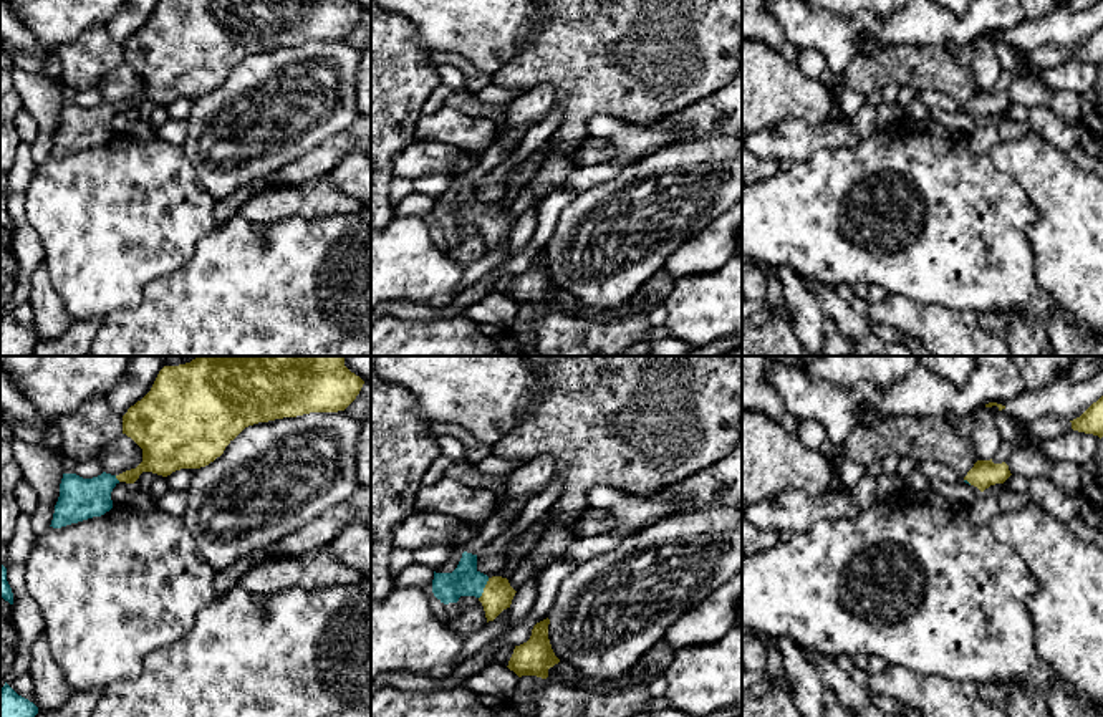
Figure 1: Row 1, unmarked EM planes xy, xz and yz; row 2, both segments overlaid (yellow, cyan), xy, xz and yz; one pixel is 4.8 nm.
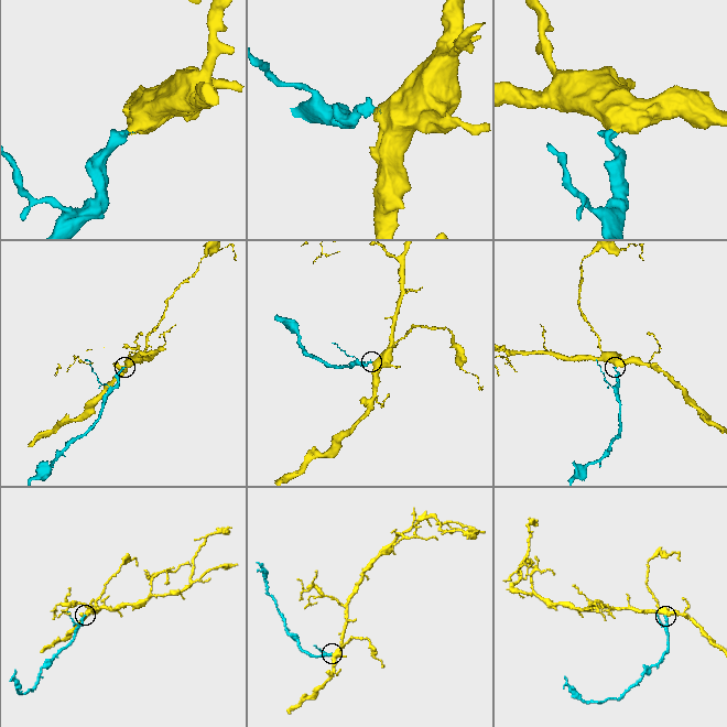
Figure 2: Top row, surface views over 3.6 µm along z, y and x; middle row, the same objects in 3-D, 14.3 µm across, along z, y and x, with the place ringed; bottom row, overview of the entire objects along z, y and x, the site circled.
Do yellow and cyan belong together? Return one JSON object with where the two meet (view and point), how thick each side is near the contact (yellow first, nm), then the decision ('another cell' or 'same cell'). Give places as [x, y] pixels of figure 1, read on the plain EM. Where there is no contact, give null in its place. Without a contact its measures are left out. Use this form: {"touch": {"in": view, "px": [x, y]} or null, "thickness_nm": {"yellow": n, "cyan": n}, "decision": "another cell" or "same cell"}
{"touch": {"in": "xz", "px": [484, 217]}, "thickness_nm": {"yellow": 150, "cyan": 150}, "decision": "same cell"}

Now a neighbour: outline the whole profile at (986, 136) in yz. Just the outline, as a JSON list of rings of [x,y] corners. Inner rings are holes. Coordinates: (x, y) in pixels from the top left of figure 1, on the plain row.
[[[979,121],[977,128],[969,134],[969,147],[977,156],[989,156],[990,149],[1025,136],[1030,131],[1028,123],[1017,121],[1000,121],[1000,123],[987,123]]]

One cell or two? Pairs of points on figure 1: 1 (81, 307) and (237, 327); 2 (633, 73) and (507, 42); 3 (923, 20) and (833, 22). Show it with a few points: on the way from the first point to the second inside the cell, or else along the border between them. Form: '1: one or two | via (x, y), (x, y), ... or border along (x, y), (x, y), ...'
1: two | border along (144, 287), (136, 307), (113, 310), (98, 322)
2: two | border along (544, 17), (520, 30), (520, 47), (494, 73)
3: one | via (901, 20), (883, 27), (855, 22)

